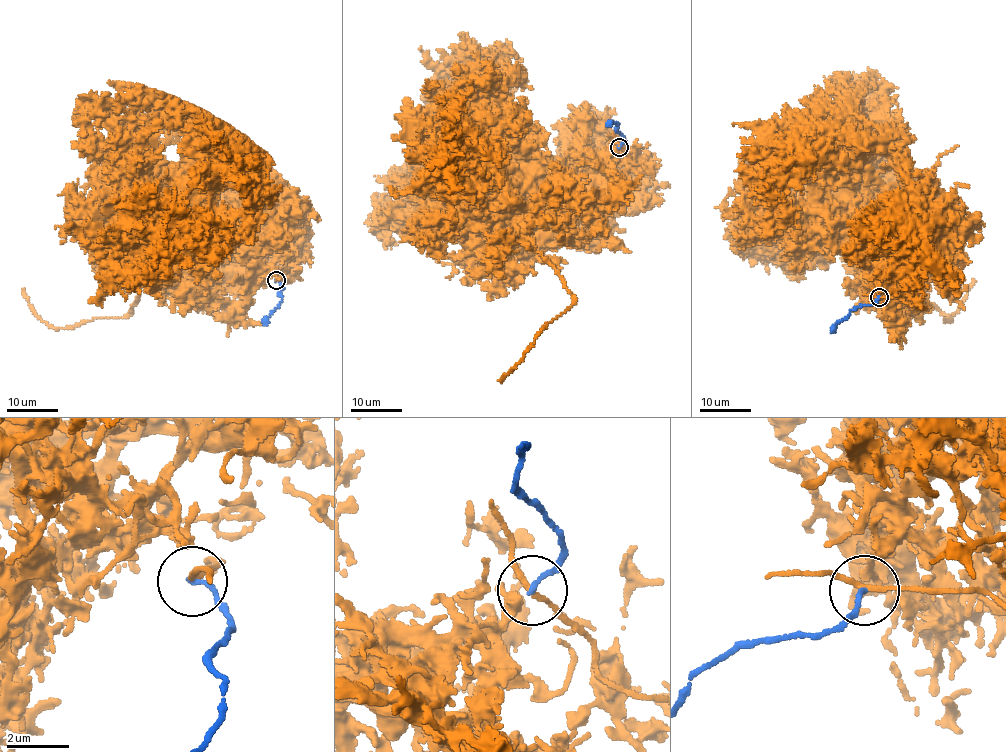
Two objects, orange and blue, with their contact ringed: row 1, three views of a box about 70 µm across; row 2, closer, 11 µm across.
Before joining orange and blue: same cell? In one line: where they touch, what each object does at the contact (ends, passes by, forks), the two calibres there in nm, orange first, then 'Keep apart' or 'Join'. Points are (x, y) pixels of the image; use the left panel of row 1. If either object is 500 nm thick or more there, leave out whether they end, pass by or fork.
Place: (276, 280). At the ring orange passes by. At the ring blue ends. Thickness 140 nm (orange) against 150 nm. Keep apart

